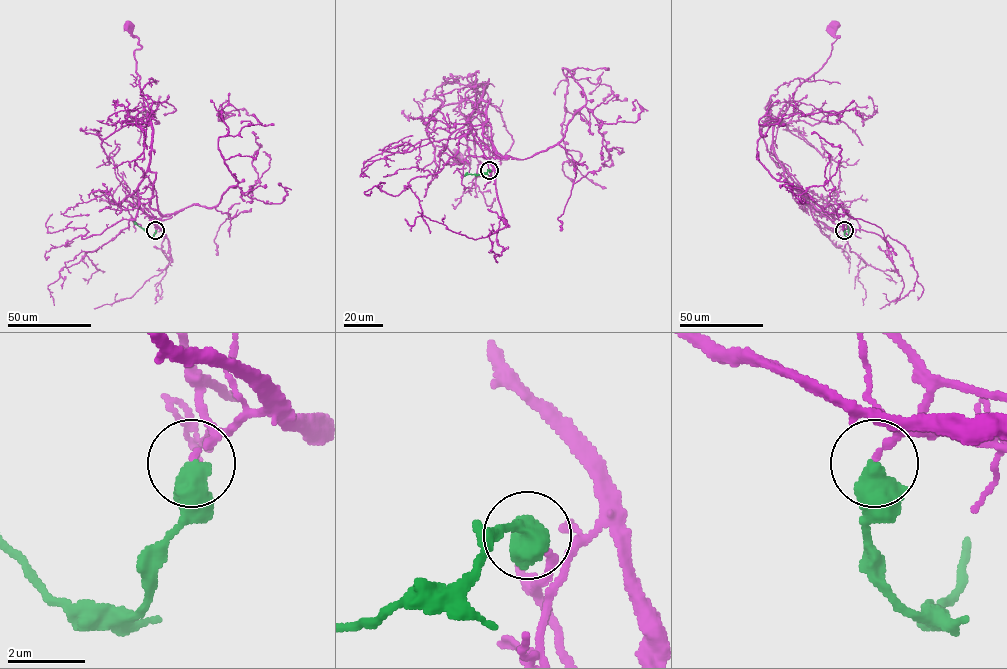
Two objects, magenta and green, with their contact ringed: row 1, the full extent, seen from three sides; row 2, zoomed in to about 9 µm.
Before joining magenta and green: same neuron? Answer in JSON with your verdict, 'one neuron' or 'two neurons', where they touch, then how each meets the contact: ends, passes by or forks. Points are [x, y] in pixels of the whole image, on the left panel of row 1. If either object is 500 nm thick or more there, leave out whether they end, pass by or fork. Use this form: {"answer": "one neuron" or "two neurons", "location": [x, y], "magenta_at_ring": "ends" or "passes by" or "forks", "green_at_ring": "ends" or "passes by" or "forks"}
{"answer": "one neuron", "location": [155, 230]}

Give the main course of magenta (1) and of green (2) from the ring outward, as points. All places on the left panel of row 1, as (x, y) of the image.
1: (155, 230), (137, 192), (149, 163), (152, 116), (136, 71), (134, 54), (141, 47), (130, 25)
2: (155, 230), (150, 236), (134, 221)

